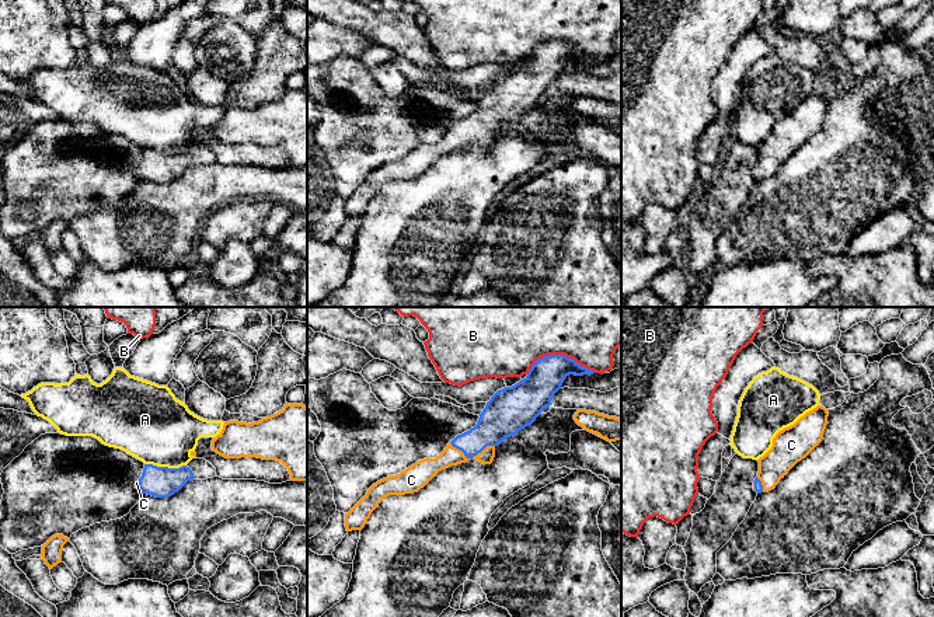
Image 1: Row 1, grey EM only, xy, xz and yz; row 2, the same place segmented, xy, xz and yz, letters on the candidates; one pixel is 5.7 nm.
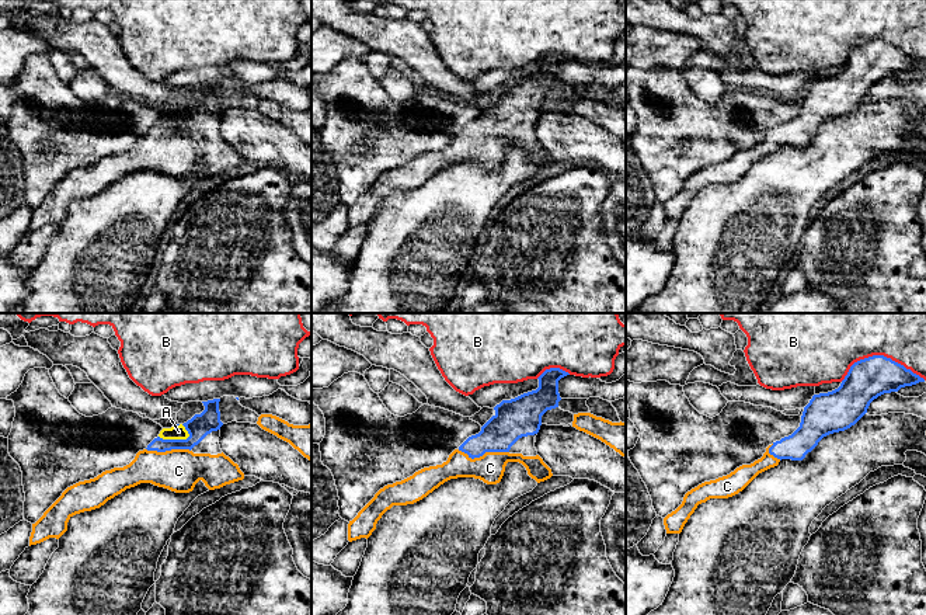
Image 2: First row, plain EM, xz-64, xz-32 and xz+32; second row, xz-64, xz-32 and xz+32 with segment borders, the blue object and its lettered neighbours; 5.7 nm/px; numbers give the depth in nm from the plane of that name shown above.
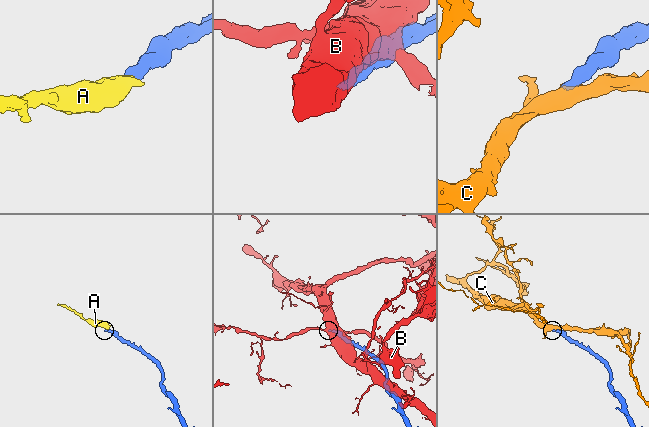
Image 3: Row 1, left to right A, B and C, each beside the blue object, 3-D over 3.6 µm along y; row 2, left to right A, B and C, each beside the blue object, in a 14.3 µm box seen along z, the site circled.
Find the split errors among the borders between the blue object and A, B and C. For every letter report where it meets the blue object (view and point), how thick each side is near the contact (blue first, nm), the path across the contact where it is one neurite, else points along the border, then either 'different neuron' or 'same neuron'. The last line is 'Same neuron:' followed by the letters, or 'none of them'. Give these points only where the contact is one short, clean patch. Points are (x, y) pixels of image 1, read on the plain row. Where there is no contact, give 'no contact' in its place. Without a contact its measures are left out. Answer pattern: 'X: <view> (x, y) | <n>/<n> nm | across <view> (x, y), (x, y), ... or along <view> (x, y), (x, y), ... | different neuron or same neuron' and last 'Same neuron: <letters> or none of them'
A: xy (166, 153) | 180/420 nm | along xy (145, 149), (167, 153), (185, 152) | different neuron
B: xz (560, 41) | 200/300 nm | different neuron
C: xz (471, 143) | 200/110 nm | across xz (497, 108), (471, 135), (471, 143), (450, 142) | same neuron
Same neuron: C

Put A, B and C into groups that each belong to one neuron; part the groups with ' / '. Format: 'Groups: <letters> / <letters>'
Groups: A / B / C

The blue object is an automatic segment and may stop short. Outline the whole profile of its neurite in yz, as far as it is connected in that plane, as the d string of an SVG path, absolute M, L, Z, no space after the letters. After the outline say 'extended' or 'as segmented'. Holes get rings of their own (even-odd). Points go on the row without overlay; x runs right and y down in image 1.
M818 91L776 121L771 135L757 146L759 157L753 167L757 179L774 175L780 165L822 128L827 102L827 95Z; extended

